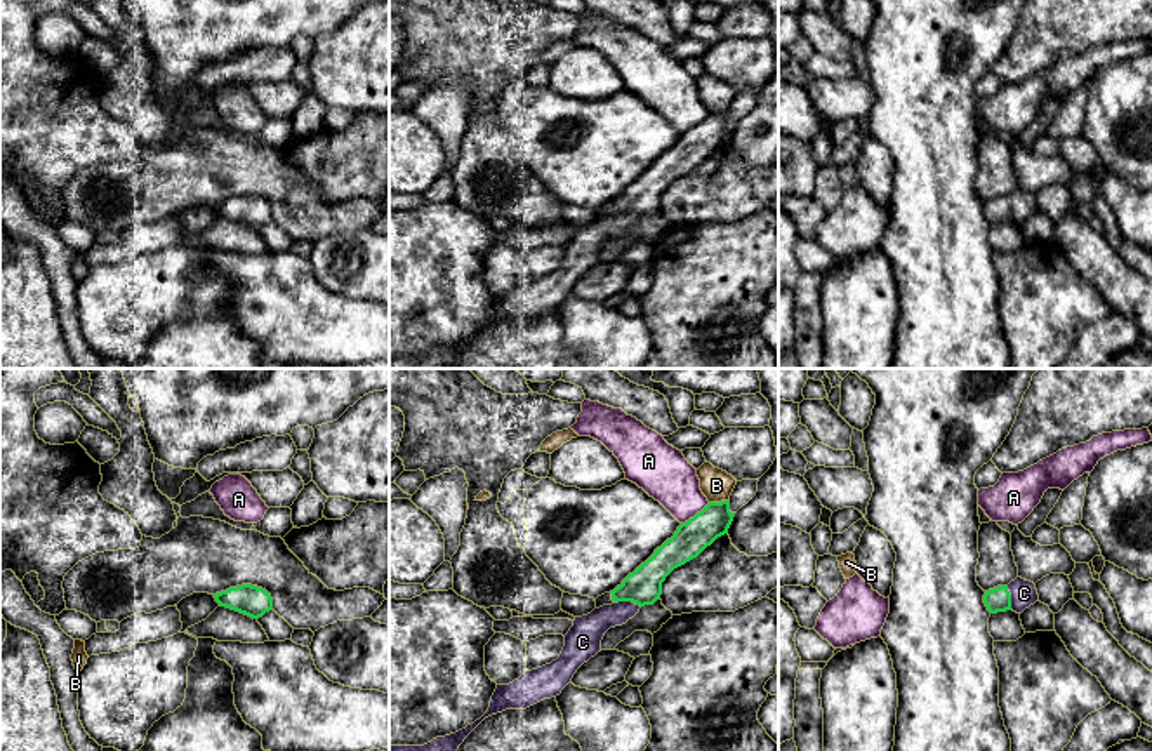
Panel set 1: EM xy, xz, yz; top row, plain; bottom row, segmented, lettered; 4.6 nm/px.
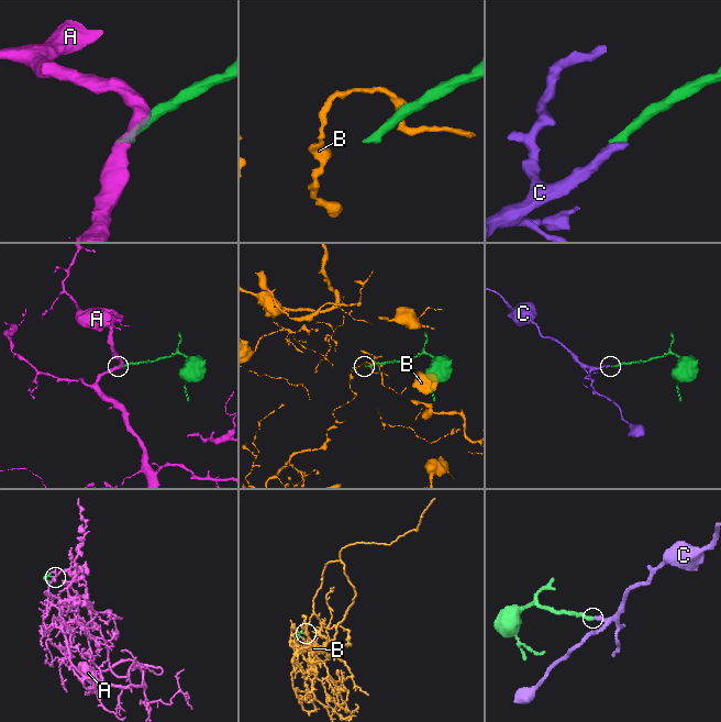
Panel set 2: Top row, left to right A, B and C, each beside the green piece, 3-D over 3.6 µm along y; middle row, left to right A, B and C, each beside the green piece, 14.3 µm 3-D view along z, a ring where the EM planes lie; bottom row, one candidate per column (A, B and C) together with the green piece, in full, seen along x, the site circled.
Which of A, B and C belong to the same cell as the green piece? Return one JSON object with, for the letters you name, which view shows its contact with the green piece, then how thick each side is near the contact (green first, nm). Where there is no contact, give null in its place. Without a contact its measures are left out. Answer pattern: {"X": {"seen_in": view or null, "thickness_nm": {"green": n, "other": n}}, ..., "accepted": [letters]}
{"C": {"seen_in": "xz", "thickness_nm": {"green": 170, "other": 150}}, "accepted": ["C"]}

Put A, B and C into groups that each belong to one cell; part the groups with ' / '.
A / B / C

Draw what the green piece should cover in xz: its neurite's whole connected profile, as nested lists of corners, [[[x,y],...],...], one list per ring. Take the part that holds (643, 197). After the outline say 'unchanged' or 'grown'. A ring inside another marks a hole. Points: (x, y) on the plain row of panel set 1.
[[[730,111],[709,113],[700,123],[681,134],[674,146],[629,184],[612,203],[612,216],[575,228],[565,245],[565,257],[556,271],[526,282],[509,296],[497,296],[488,322],[466,339],[436,348],[424,356],[389,356],[389,369],[454,369],[464,349],[488,327],[506,320],[526,320],[561,304],[577,280],[601,263],[601,250],[610,238],[632,229],[641,217],[660,210],[662,193],[678,177],[697,169],[718,148],[728,144],[735,123]]]; grown

